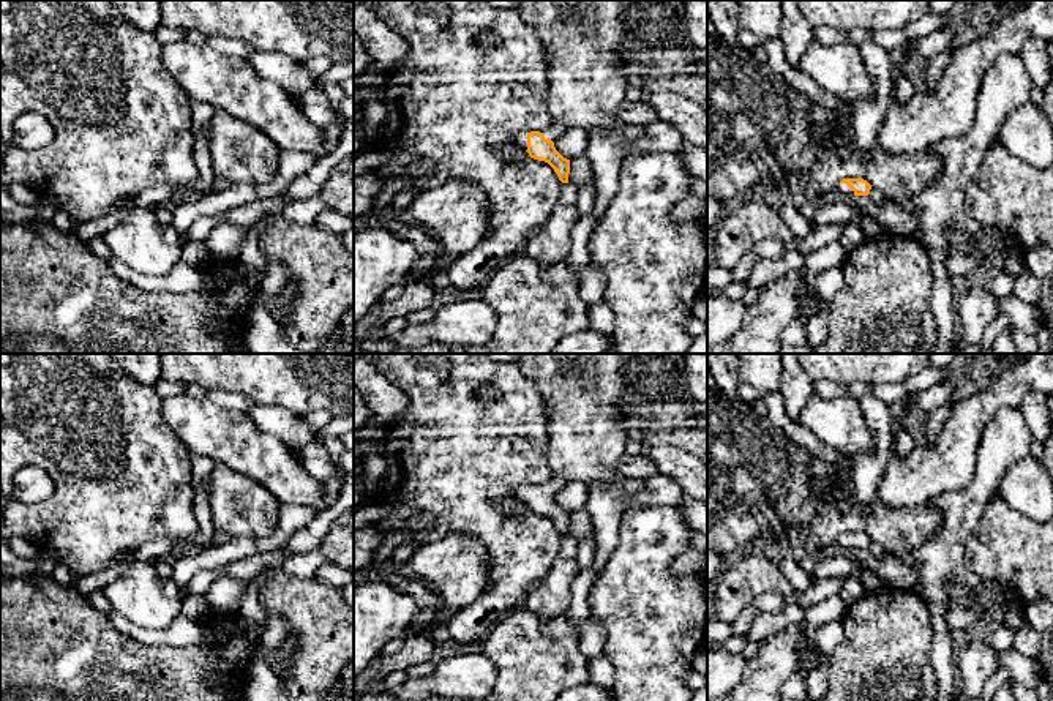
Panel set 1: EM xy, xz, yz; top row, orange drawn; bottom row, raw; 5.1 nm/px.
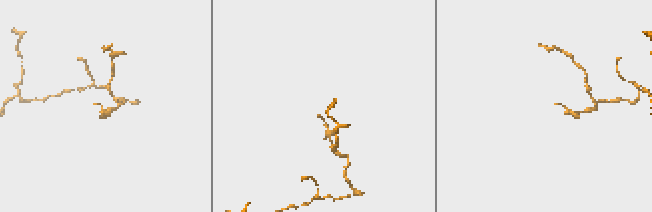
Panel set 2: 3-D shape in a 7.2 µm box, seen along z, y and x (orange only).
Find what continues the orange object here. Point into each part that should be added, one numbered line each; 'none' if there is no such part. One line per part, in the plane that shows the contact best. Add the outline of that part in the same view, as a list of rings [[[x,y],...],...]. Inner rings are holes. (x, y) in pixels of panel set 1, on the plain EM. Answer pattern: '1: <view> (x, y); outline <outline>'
1: xz (520, 491); outline [[[516,485],[513,488],[513,496],[523,502],[523,504],[527,504],[527,486],[526,485]]]

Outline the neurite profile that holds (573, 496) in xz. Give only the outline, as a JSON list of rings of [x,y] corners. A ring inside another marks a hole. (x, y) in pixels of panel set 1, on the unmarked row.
[[[567,482],[567,485],[554,494],[556,504],[567,513],[583,508],[587,500],[587,488],[579,482]]]

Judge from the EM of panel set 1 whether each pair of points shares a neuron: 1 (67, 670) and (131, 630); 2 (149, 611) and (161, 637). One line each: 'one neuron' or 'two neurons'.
1: two neurons
2: two neurons

